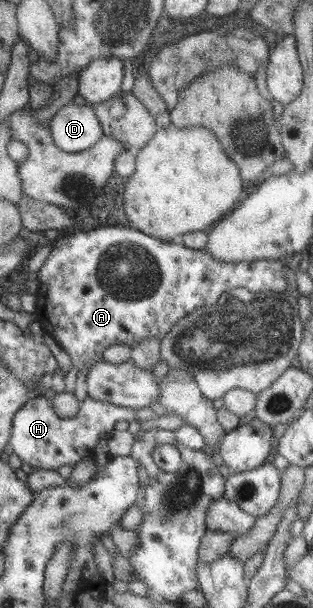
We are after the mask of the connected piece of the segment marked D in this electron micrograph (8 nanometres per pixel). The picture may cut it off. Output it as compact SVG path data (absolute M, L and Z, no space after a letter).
M91 104L63 106L53 116L49 129L54 144L69 153L78 153L92 148L103 135L103 128Z

